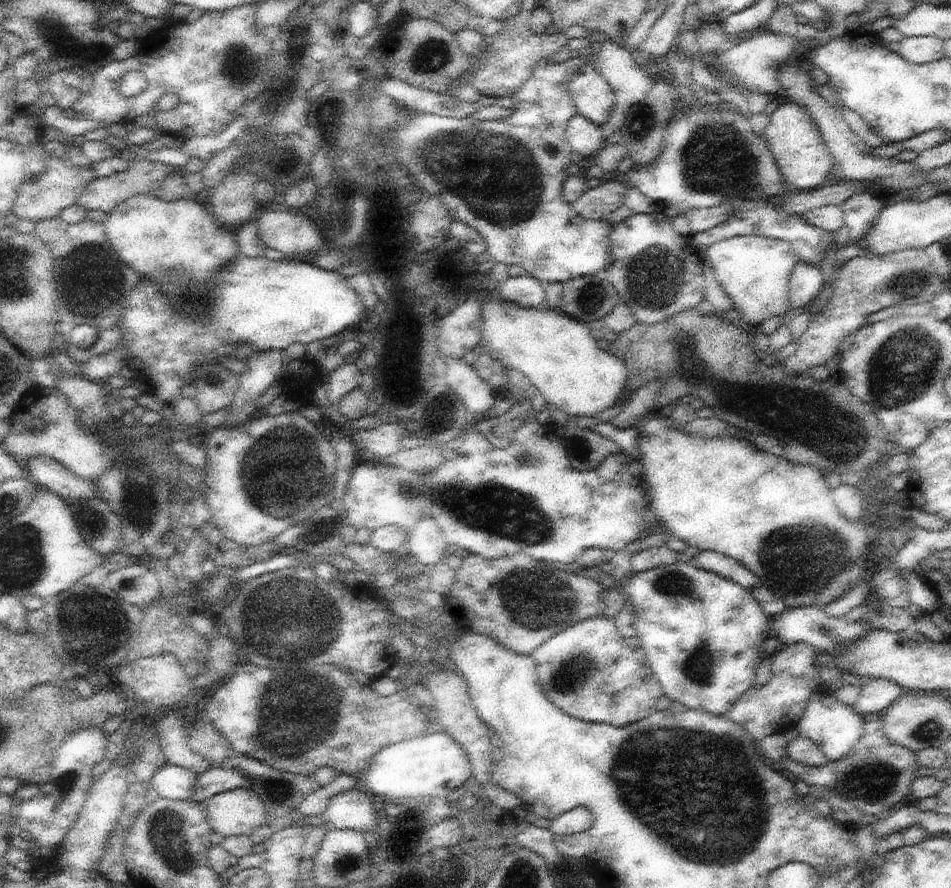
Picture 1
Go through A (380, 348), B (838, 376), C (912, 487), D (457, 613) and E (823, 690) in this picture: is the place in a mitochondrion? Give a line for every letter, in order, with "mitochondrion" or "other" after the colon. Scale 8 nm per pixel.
A: other
B: other
C: other
D: other
E: other

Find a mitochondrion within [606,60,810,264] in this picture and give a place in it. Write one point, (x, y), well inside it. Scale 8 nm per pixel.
(716, 159)

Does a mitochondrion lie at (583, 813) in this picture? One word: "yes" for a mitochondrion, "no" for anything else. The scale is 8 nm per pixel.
no

